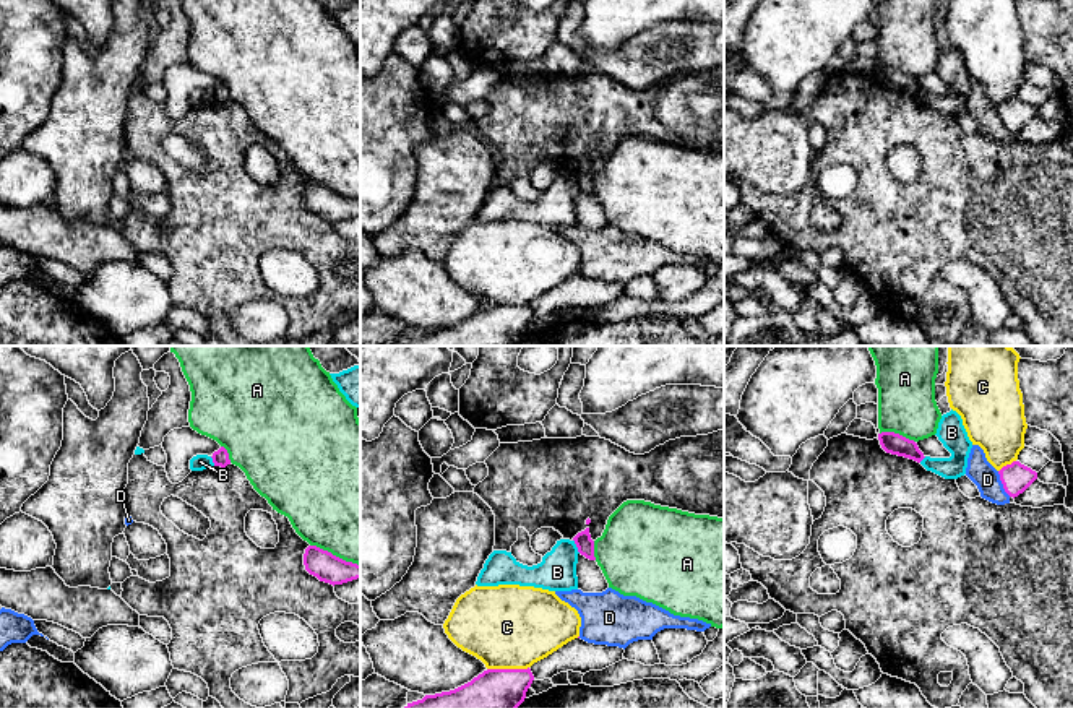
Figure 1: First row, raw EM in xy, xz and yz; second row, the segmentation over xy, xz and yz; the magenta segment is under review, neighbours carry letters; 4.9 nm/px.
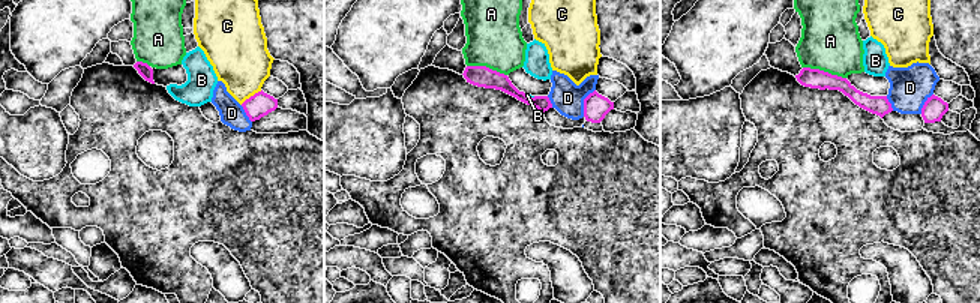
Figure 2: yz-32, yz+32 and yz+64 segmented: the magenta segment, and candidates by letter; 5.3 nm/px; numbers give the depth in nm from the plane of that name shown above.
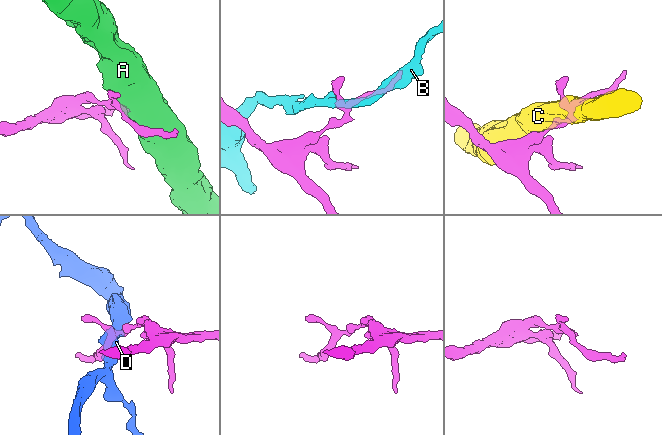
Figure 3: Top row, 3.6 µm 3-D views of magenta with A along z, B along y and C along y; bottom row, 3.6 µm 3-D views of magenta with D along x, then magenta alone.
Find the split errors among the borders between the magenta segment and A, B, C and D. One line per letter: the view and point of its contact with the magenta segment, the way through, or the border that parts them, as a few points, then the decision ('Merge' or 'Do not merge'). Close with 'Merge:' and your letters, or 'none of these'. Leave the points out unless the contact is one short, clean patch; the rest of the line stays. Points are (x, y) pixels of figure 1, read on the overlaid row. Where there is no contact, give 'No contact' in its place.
A: Touches magenta at xy (335, 556). Do not merge
B: Touches magenta at xz (577, 546). Boundary: xz (573, 539), (580, 552). Do not merge
C: Touches magenta at xz (507, 669). Do not merge
D: Touches magenta at yz (1002, 483). Boundary: yz (997, 471), (1002, 487), (1010, 496). Do not merge
Merge: none of these

